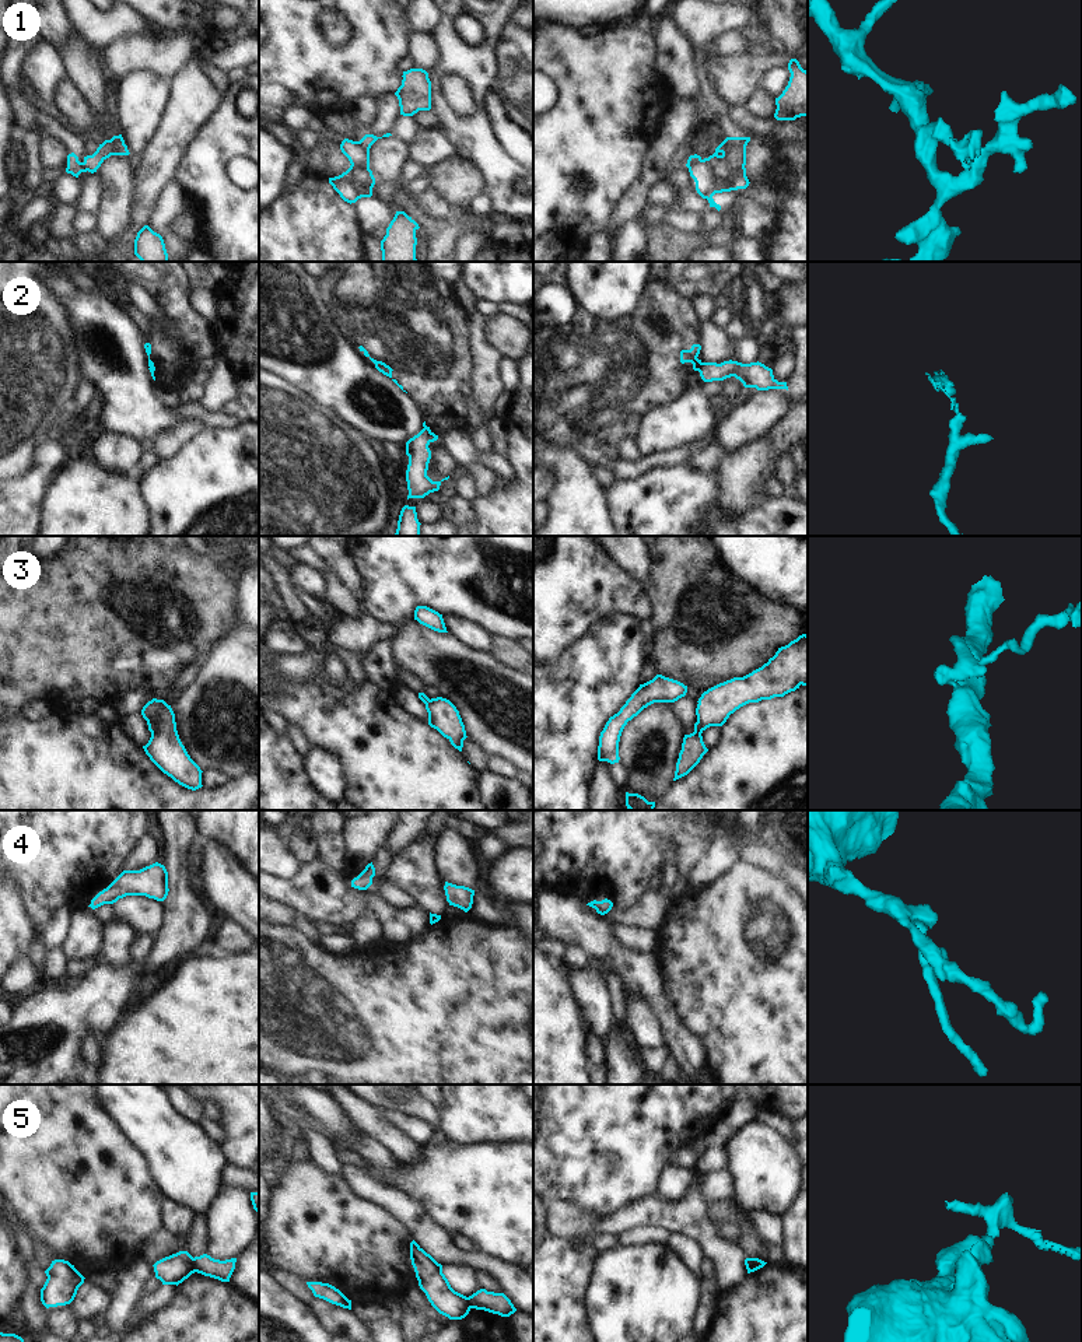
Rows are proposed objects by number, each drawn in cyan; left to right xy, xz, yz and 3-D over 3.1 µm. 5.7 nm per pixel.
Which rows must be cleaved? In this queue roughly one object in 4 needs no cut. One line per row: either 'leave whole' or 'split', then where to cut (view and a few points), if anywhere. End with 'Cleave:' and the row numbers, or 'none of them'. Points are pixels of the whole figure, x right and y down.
1: split; cut in xz along (357, 142), (368, 153)
2: split; cut in yz along (701, 363), (697, 370)
3: split; cut in xy along (147, 719), (153, 728), (151, 733)
4: leave whole; no cut
5: split; cut in xy along (192, 1258), (195, 1271)
Cleave: 1, 2, 3, 5

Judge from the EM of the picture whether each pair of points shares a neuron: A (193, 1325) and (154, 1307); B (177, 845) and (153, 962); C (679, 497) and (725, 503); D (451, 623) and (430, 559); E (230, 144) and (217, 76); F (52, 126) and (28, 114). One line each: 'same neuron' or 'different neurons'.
A: different neurons
B: same neuron
C: different neurons
D: different neurons
E: different neurons
F: same neuron

